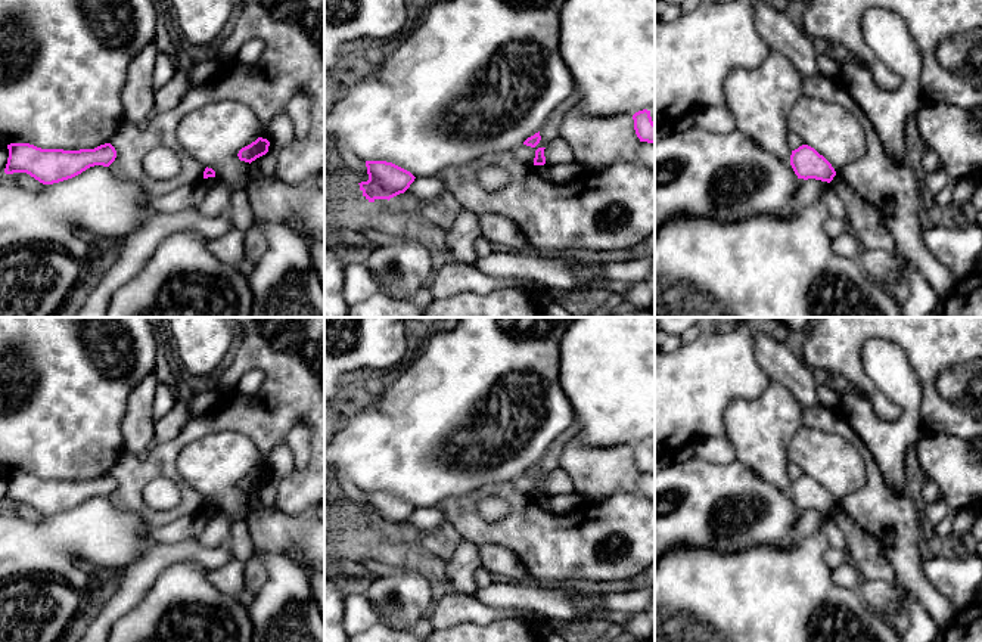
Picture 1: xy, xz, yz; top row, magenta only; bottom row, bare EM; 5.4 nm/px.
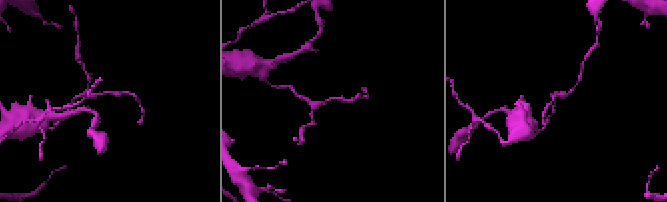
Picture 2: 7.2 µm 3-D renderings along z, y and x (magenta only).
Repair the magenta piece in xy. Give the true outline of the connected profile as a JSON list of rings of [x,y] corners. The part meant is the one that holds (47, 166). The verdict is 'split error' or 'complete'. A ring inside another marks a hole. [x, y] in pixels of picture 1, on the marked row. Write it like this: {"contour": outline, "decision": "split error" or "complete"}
{"contour": [[[10,143],[7,149],[4,173],[27,173],[43,184],[72,179],[94,165],[109,167],[116,158],[116,151],[111,143],[80,151],[41,149],[29,143]]], "decision": "complete"}

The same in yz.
{"contour": [[[802,145],[792,151],[790,165],[798,179],[804,180],[815,179],[830,183],[836,176],[832,164],[808,145]]], "decision": "complete"}

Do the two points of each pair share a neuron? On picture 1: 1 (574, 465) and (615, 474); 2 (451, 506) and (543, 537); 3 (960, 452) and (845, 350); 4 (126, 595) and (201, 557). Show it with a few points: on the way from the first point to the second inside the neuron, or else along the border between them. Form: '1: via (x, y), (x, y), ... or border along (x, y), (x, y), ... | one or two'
1: via (584, 465), (594, 471), (605, 471) | one
2: via (474, 527), (479, 532), (521, 532) | one
3: border along (942, 430), (966, 442) | two
4: via (143, 576), (165, 554), (182, 552) | one

